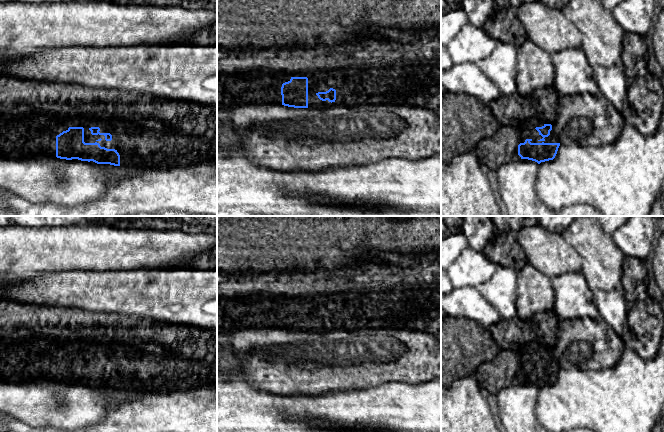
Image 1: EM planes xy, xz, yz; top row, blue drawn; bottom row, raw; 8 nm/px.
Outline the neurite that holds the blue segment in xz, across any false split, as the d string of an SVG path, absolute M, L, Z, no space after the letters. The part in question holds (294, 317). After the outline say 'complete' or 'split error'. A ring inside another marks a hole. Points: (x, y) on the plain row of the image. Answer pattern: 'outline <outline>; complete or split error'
outline M266 292L217 297L217 335L228 336L233 332L271 329L308 332L308 302L281 301L280 294Z; split error

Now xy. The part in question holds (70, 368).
outline M70 332L0 339L0 381L57 381L120 390L115 373L84 366L84 352L70 350Z; split error

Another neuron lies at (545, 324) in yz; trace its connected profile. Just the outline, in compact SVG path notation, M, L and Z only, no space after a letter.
M550 309L545 312L536 313L529 321L536 335L533 339L526 341L513 351L518 358L519 368L524 367L526 363L530 363L531 367L560 367L555 355L560 318L555 313L555 310ZM545 348L551 348L552 354L550 359L542 365L543 361L535 352L542 351Z

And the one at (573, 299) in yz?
M582 271L567 272L551 279L554 289L554 310L560 320L574 320L588 317L598 318L599 313L595 304L593 291L588 287Z

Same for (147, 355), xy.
M0 297L0 339L21 339L31 334L50 335L70 332L70 351L84 352L85 367L99 367L115 373L120 379L120 390L171 394L200 387L217 387L217 329L166 323L150 318L122 314L90 312L77 308L51 307L23 303ZM91 351L99 351L100 359L92 359Z

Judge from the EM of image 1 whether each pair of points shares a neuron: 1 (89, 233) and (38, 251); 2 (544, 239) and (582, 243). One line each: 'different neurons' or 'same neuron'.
1: same neuron
2: different neurons

